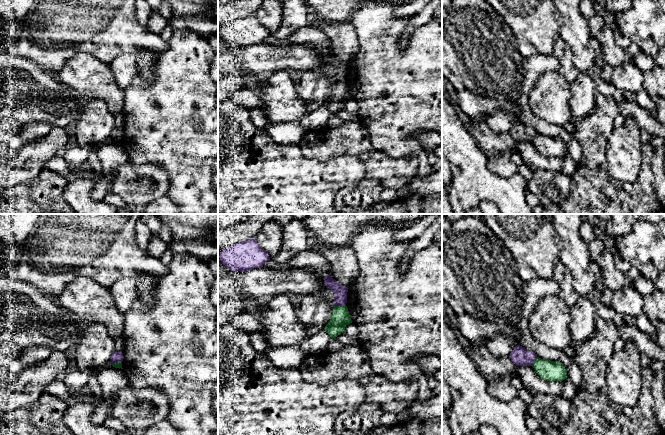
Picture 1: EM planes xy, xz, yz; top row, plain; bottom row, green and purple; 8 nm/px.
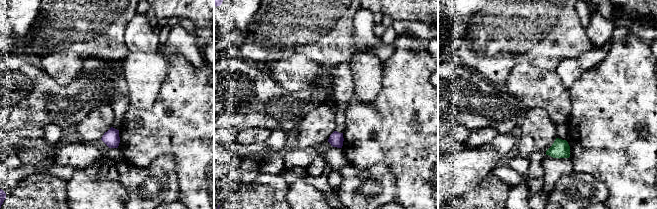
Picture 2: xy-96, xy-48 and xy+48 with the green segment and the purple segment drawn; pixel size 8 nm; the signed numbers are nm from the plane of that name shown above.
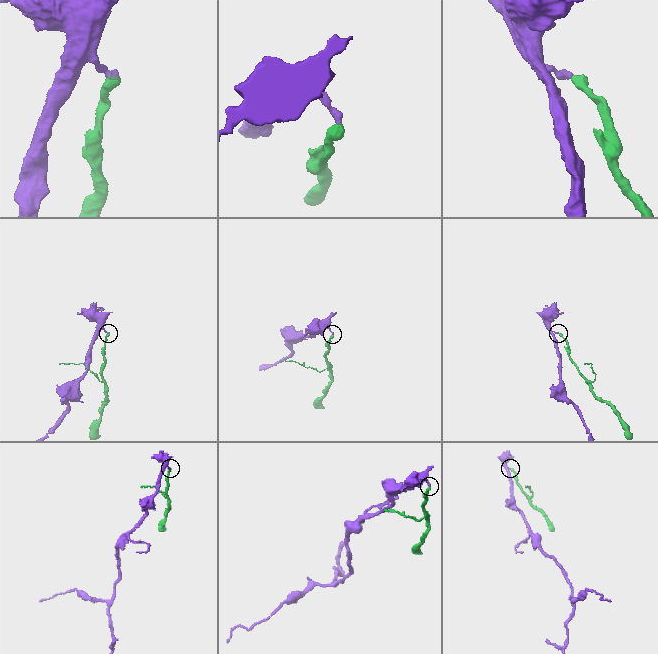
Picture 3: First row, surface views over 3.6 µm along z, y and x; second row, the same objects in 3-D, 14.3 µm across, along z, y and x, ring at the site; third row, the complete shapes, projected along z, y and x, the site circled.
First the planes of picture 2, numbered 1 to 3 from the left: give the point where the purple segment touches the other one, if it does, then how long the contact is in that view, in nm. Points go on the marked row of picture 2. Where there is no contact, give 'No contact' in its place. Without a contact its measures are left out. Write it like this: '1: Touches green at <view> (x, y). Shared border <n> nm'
1: No contact
2: No contact
3: No contact

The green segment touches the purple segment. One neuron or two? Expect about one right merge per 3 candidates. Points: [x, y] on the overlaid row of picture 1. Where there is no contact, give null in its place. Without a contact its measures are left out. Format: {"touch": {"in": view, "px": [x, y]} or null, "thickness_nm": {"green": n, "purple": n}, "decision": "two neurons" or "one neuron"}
{"touch": {"in": "xz", "px": [339, 306]}, "thickness_nm": {"green": 160, "purple": 110}, "decision": "two neurons"}

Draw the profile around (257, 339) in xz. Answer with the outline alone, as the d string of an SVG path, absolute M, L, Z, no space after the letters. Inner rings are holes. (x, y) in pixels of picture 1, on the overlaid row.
M251 332L249 333L249 337L252 347L258 352L265 353L270 346L261 332Z

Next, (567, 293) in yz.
M565 270L564 278L559 283L557 295L568 305L574 305L580 298L579 293L573 287L573 277L569 270Z

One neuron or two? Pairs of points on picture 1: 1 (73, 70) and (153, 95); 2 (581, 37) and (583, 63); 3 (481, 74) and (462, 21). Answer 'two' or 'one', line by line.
1: two
2: one
3: one

